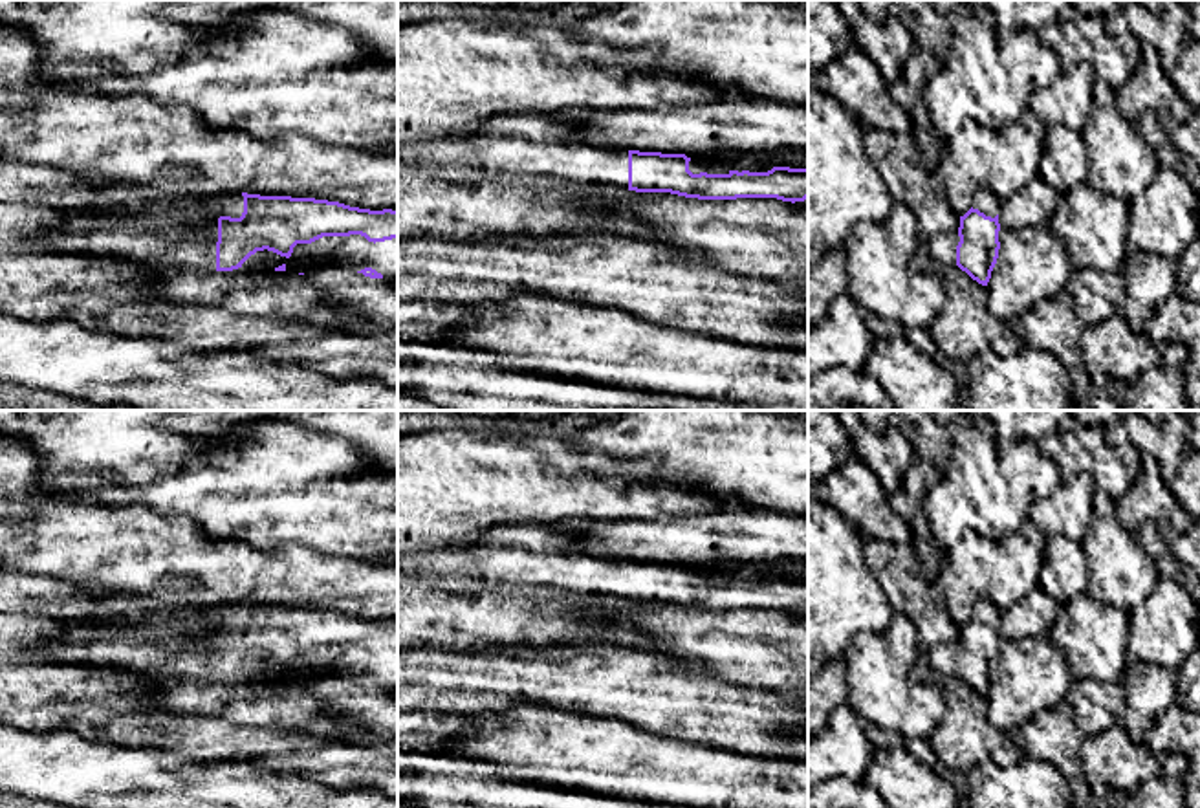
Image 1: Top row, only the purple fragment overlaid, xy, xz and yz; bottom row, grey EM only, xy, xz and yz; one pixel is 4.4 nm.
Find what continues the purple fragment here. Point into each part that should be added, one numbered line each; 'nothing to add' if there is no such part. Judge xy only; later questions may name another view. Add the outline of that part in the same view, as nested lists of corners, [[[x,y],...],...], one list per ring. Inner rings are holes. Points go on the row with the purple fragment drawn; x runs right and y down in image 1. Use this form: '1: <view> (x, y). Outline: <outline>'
1: xy (127, 233). Outline: [[[214,194],[202,196],[203,220],[187,224],[185,233],[180,238],[161,238],[152,229],[161,220],[169,220],[154,214],[150,209],[86,209],[81,214],[86,218],[99,220],[99,227],[55,227],[40,236],[40,244],[51,253],[79,253],[93,257],[114,257],[123,260],[136,260],[148,271],[159,271],[163,275],[178,275],[185,269],[216,269],[216,242],[218,242],[218,218],[231,216],[240,218],[244,213],[244,196],[242,194]]]
2: xy (330, 253). Outline: [[[361,235],[322,236],[297,244],[288,258],[289,271],[317,275],[321,271],[361,271],[372,268],[398,284],[398,238],[368,242]]]

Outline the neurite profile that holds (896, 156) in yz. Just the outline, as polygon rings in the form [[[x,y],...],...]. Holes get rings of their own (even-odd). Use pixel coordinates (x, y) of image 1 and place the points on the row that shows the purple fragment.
[[[867,128],[863,141],[894,203],[905,205],[916,216],[920,244],[929,244],[945,233],[958,235],[960,216],[922,163],[912,132]]]

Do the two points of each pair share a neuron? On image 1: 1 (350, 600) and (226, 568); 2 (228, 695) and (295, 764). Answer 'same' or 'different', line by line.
1: same
2: different

